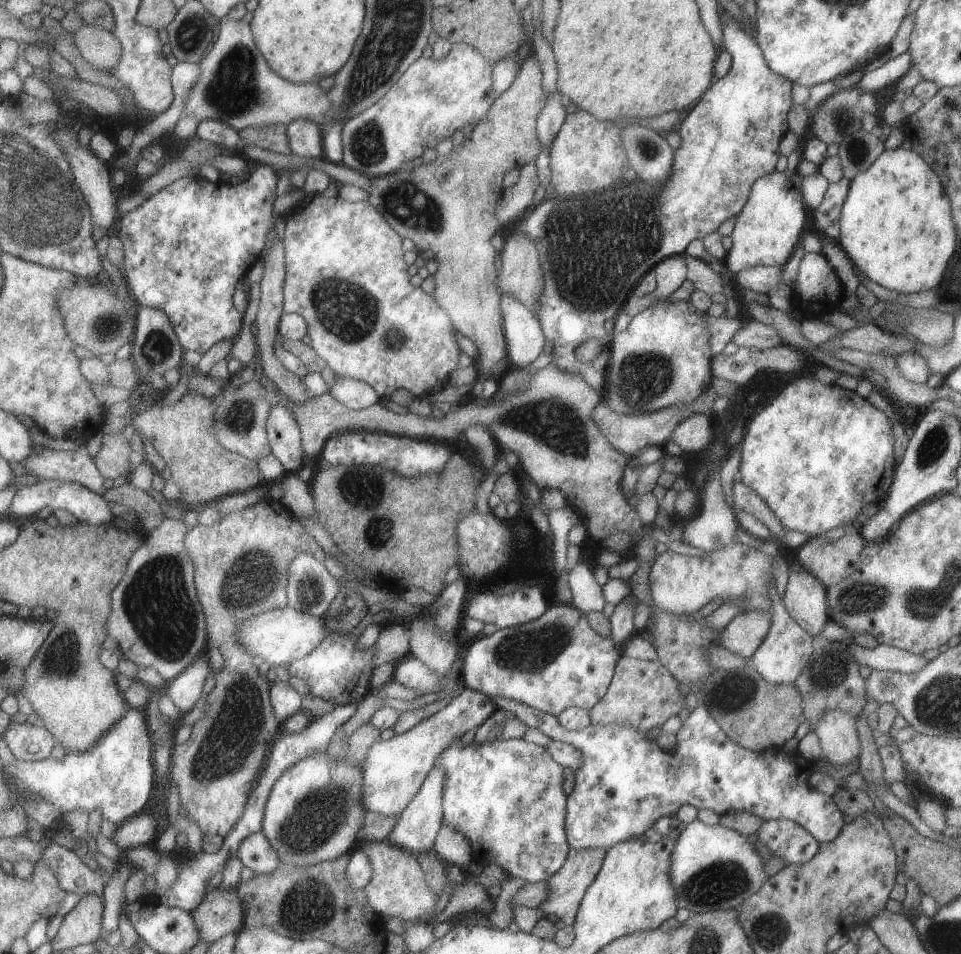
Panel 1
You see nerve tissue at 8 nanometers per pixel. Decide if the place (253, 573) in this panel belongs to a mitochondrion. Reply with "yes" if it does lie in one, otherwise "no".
yes

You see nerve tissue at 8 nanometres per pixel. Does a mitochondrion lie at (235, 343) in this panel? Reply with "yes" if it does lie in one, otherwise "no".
no

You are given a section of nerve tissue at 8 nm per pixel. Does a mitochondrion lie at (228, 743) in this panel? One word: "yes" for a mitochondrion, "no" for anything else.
yes

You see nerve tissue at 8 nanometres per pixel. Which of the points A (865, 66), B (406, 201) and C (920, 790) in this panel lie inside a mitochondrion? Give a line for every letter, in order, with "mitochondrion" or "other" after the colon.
A: other
B: mitochondrion
C: other

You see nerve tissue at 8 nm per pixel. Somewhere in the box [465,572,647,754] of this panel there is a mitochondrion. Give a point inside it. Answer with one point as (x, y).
(527, 652)

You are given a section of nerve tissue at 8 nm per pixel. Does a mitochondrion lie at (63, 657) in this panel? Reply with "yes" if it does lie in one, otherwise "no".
yes

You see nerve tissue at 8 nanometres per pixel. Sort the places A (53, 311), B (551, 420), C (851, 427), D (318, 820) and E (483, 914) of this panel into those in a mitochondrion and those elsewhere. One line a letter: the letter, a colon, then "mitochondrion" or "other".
A: other
B: mitochondrion
C: other
D: mitochondrion
E: other

